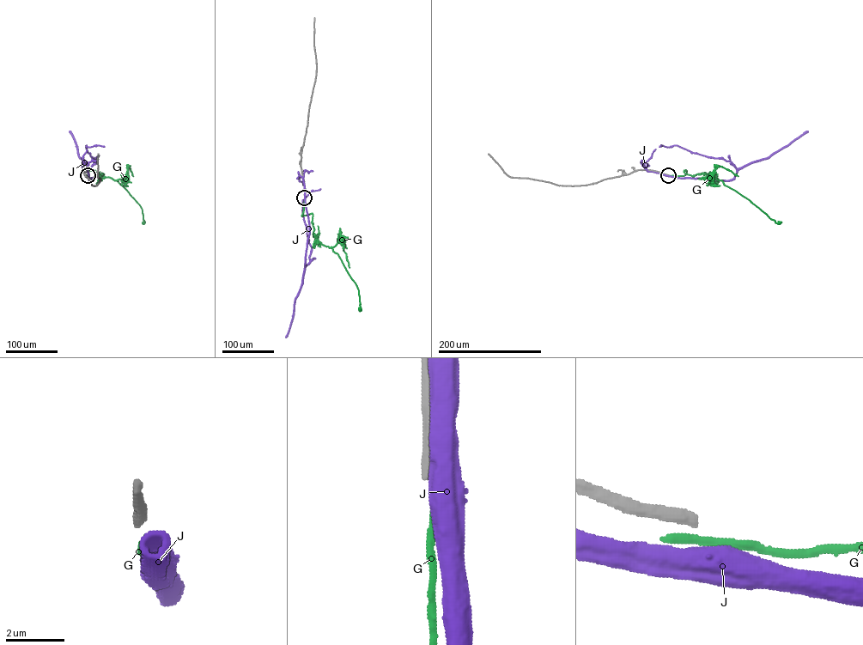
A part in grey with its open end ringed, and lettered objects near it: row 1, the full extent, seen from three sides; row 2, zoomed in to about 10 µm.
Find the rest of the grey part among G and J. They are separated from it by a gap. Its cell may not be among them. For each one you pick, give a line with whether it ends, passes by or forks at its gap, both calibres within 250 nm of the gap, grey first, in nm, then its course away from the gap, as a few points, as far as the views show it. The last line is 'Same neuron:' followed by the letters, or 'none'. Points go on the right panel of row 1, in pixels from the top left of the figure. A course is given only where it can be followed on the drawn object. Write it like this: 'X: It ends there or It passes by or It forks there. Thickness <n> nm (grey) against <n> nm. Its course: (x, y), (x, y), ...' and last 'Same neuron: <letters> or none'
Same neuron: none

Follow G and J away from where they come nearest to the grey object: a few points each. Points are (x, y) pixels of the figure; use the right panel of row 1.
G: (668, 175), (683, 175), (685, 170), (684, 173), (693, 176), (705, 173), (716, 177), (780, 223)
J: (668, 175), (732, 180), (738, 168)

